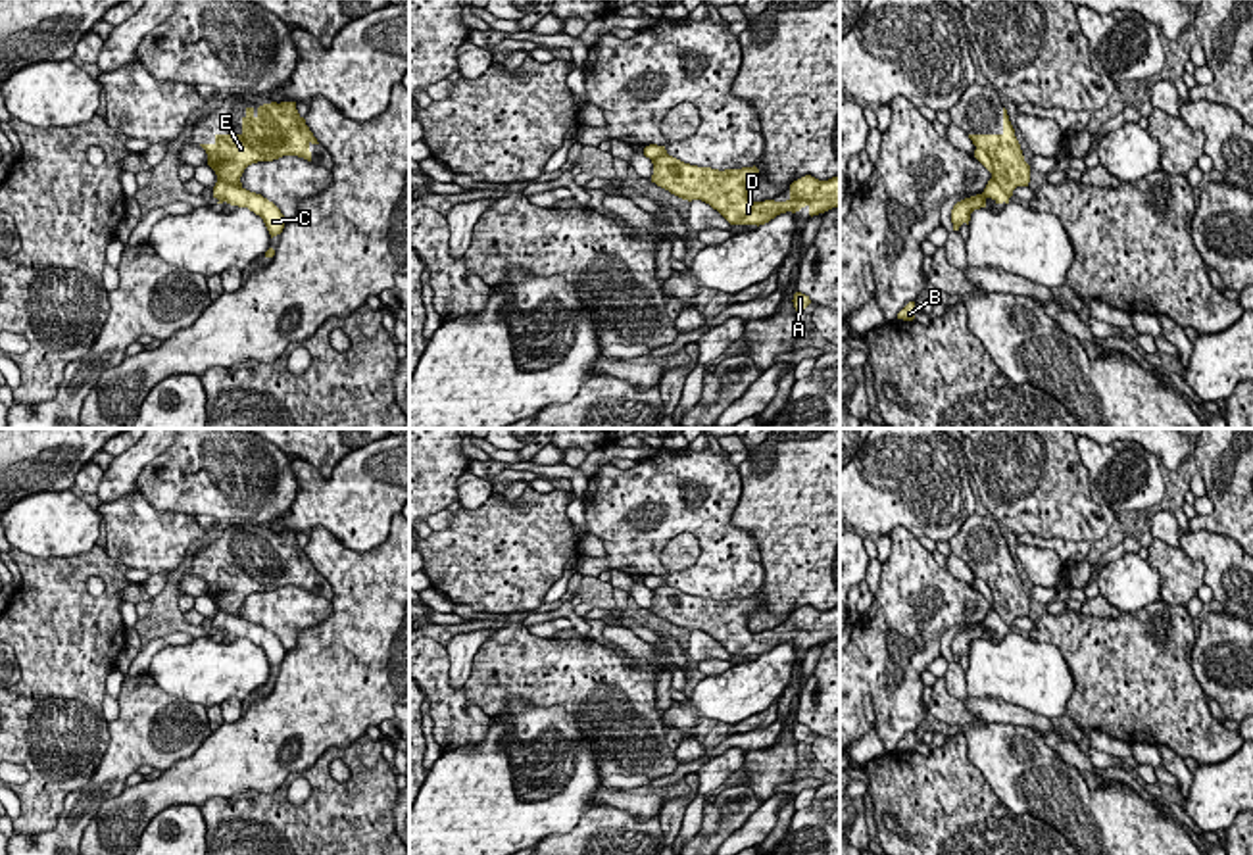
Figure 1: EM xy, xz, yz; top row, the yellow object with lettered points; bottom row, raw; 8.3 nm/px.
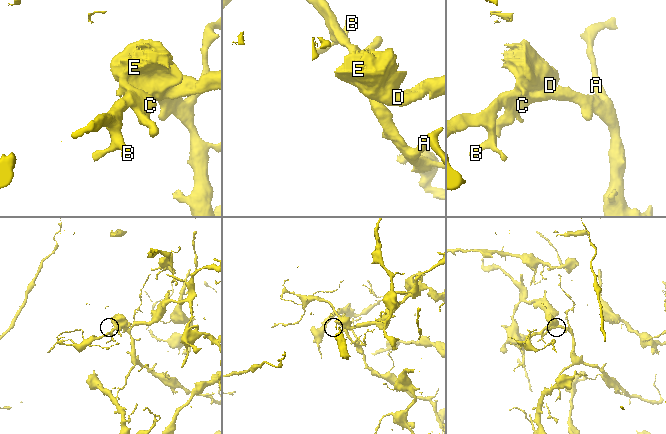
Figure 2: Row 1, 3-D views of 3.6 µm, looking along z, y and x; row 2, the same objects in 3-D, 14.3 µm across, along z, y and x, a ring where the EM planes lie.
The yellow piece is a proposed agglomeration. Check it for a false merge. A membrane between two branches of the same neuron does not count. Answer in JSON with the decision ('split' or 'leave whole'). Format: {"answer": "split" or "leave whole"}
{"answer": "split"}

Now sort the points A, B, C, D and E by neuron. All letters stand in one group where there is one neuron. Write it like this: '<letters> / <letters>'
A B C / D E

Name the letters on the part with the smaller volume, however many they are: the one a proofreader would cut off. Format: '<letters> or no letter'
A, B, C

